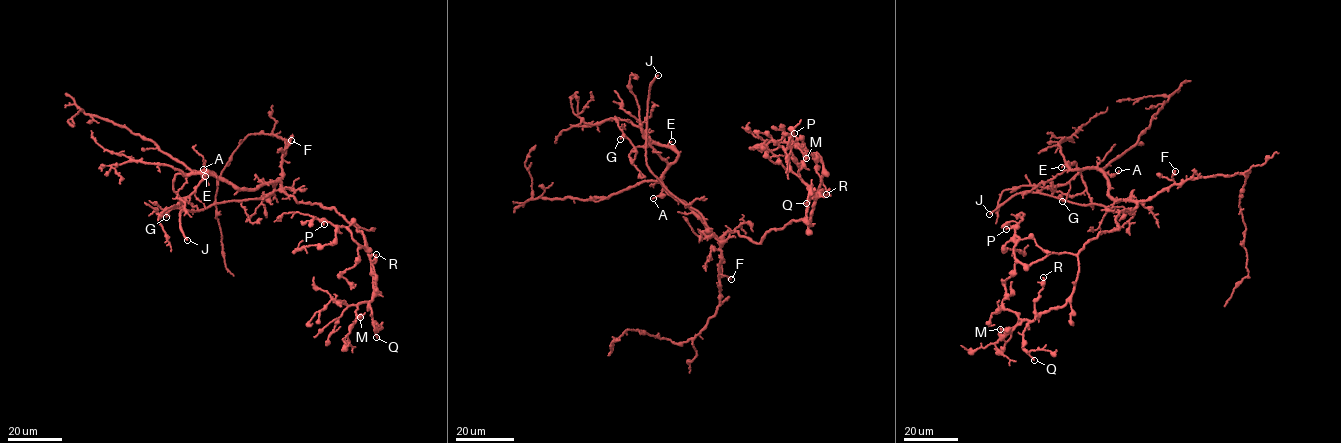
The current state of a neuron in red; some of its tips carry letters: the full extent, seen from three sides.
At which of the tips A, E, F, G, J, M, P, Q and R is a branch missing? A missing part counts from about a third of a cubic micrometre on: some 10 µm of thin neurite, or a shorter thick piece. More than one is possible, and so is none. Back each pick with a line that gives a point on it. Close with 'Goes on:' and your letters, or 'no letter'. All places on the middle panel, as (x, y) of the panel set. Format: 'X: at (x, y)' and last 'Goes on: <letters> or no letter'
E: at (672, 141)
F: at (731, 279)
J: at (658, 75)
Q: at (806, 203)
Goes on: E, F, J, Q

